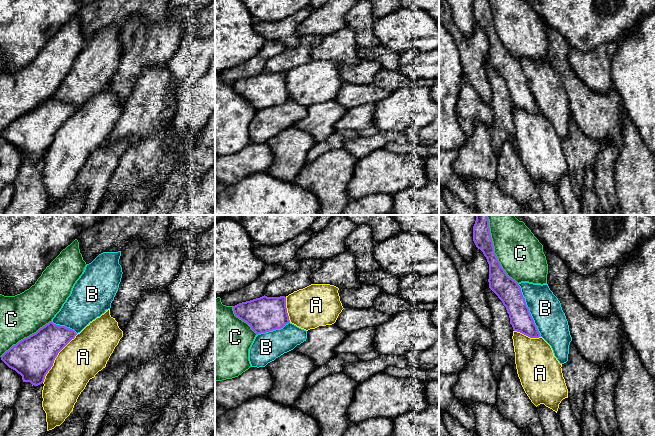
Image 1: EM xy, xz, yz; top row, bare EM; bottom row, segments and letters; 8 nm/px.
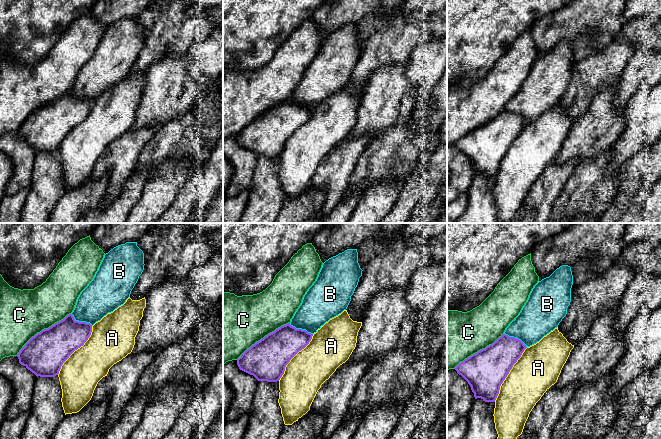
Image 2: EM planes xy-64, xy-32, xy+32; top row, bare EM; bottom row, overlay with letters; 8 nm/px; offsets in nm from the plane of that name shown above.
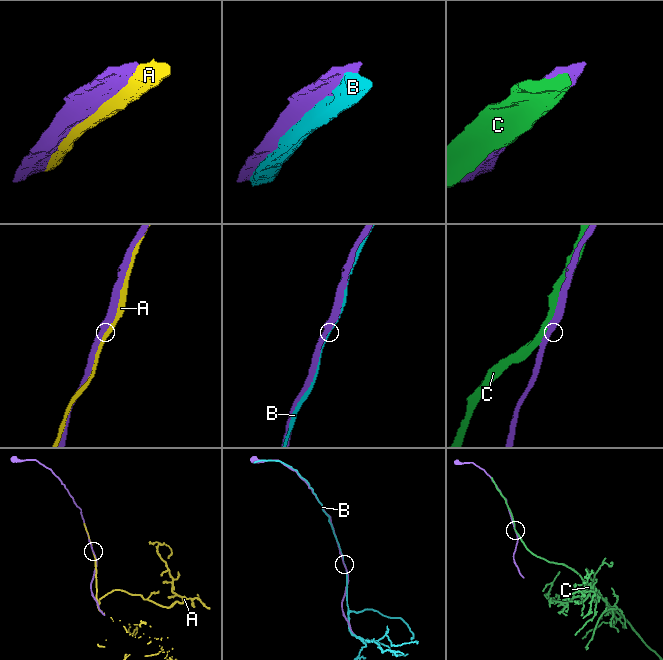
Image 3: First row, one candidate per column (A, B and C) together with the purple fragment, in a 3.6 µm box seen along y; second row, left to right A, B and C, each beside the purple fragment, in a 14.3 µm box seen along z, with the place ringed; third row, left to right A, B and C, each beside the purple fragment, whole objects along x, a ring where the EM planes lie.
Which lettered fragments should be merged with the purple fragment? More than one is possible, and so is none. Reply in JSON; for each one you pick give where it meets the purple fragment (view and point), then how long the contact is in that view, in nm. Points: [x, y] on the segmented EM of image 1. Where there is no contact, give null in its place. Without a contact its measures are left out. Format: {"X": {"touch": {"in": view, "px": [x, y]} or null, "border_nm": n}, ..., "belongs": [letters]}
{"belongs": []}

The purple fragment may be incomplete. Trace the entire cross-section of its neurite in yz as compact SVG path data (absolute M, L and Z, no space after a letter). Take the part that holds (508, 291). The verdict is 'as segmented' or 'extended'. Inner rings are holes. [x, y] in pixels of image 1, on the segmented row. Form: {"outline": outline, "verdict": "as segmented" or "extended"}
{"outline": "M476 215L473 226L473 241L487 259L489 264L489 288L506 307L513 330L530 338L541 337L526 305L520 286L507 275L494 253L487 215Z", "verdict": "as segmented"}

